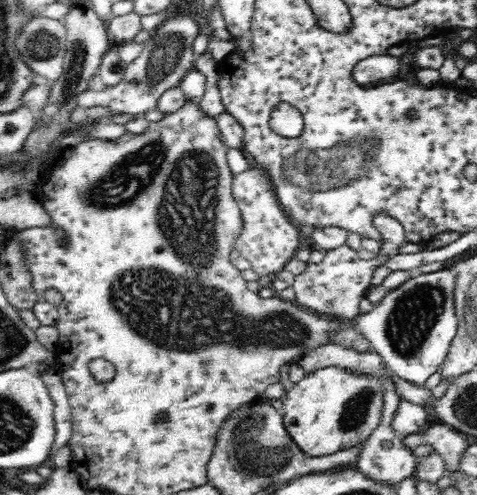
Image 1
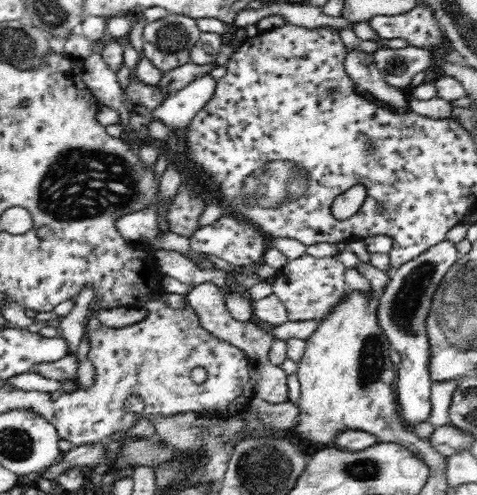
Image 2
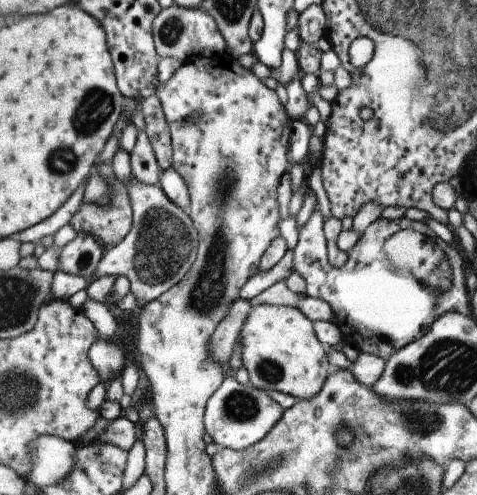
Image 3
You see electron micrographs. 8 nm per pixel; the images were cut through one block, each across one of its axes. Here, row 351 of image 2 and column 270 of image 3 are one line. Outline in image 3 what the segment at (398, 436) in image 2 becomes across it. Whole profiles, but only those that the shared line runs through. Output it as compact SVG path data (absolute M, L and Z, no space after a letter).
M261 304L257 308L251 308L247 320L241 328L241 362L245 370L249 372L249 384L265 390L265 392L283 392L291 394L295 400L309 400L317 396L317 392L323 388L327 376L331 374L331 366L327 362L327 348L321 344L319 338L315 338L313 322L305 318L305 314L291 306L267 306Z

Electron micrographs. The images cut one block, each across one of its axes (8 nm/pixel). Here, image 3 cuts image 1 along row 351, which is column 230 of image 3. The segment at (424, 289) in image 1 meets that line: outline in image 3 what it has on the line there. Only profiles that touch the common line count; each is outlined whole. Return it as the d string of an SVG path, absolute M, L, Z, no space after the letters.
M231 372L225 376L223 384L215 390L215 394L207 400L203 412L205 434L209 434L213 444L217 444L219 448L241 452L259 442L279 422L283 412L285 410L269 396L269 392L259 390L251 384L239 384Z

